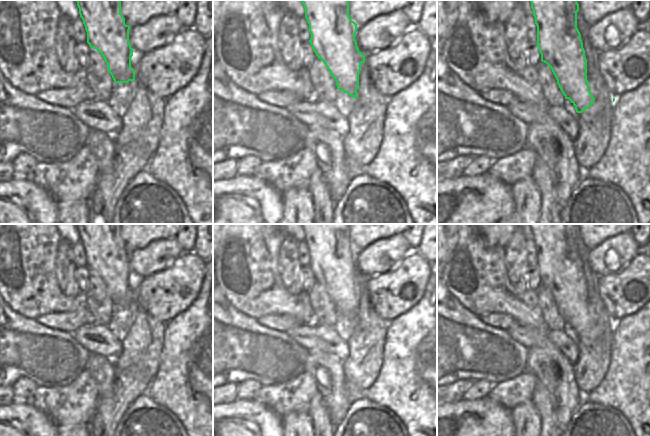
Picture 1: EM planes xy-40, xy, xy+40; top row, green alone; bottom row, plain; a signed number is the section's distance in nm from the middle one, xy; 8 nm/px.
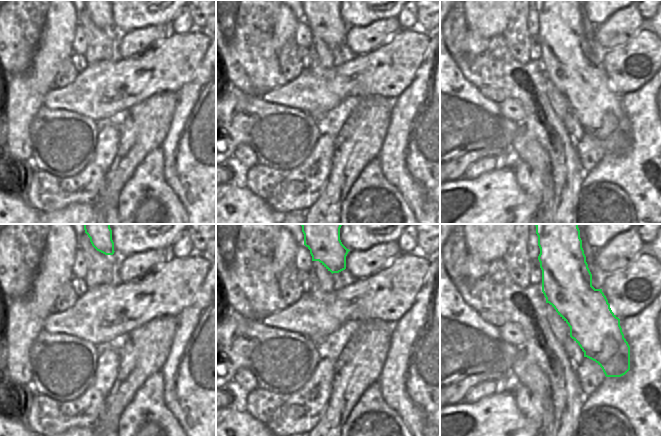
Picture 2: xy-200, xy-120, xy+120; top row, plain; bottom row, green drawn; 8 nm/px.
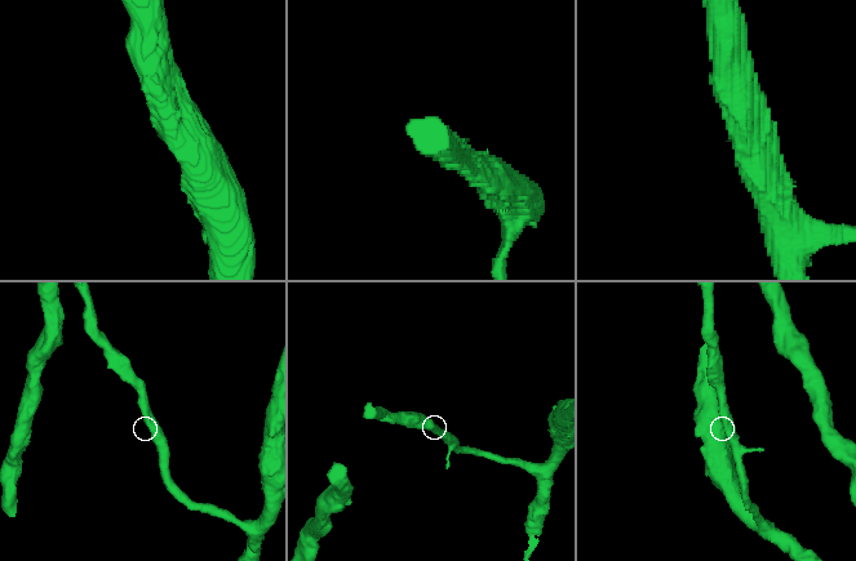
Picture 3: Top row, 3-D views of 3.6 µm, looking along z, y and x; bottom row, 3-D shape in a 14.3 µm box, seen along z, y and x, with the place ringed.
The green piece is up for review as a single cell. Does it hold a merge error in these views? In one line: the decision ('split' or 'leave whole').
leave whole

